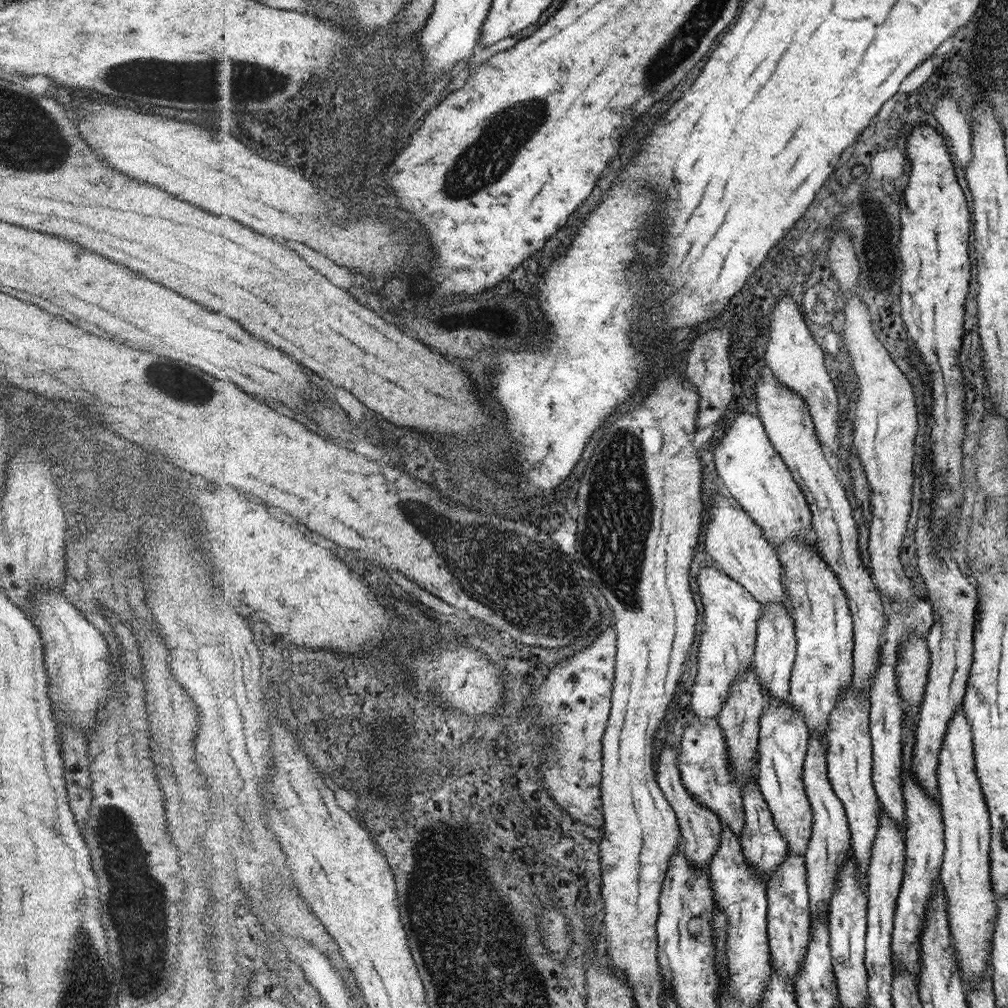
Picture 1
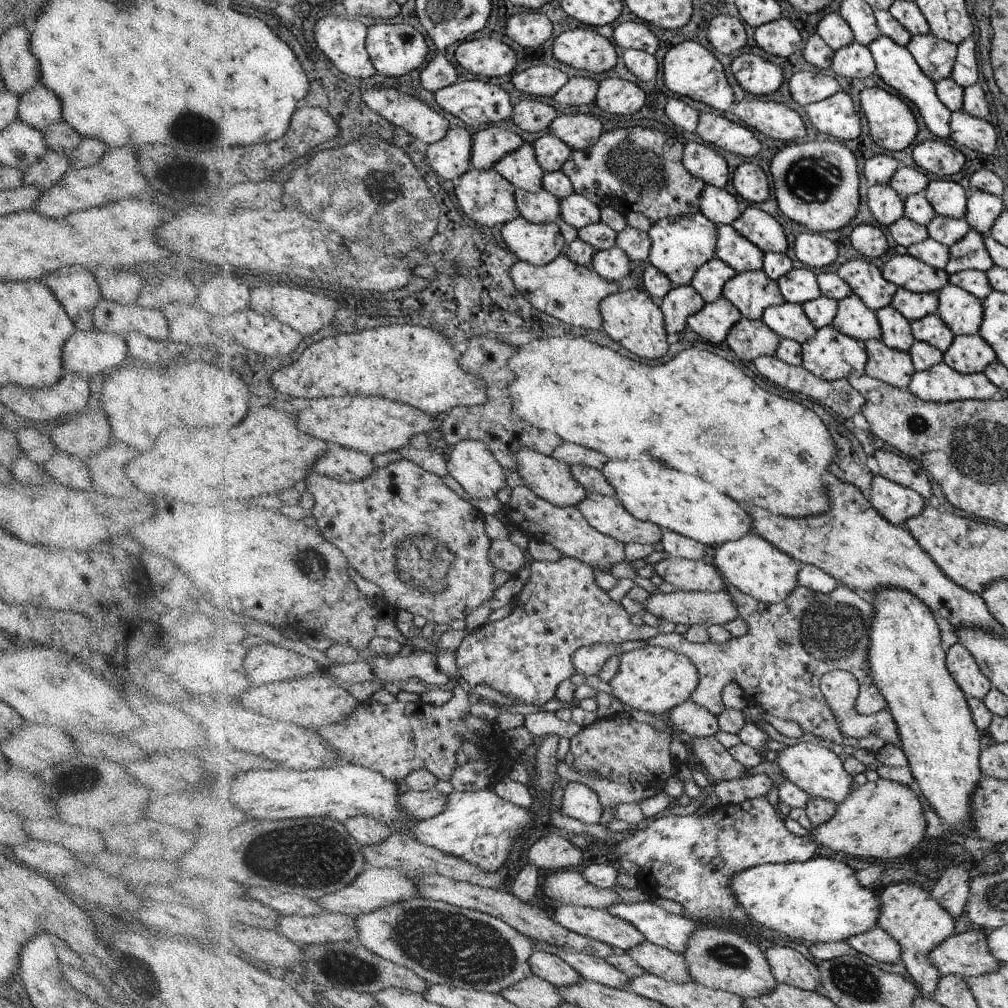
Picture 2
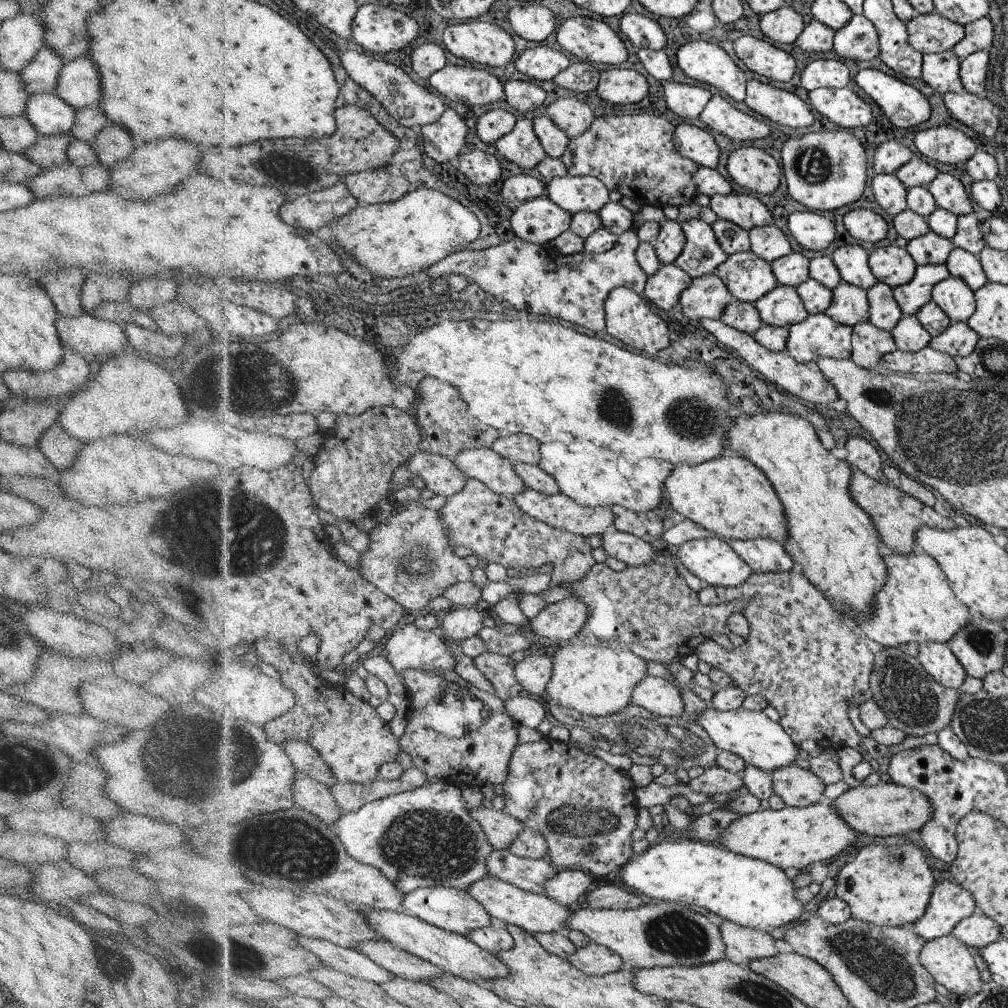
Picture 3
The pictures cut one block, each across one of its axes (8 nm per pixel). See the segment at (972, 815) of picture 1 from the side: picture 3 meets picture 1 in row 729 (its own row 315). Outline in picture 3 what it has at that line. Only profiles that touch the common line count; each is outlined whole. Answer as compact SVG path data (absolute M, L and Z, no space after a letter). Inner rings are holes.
M950 277L934 288L933 301L952 323L967 322L975 314L975 293L965 280Z

